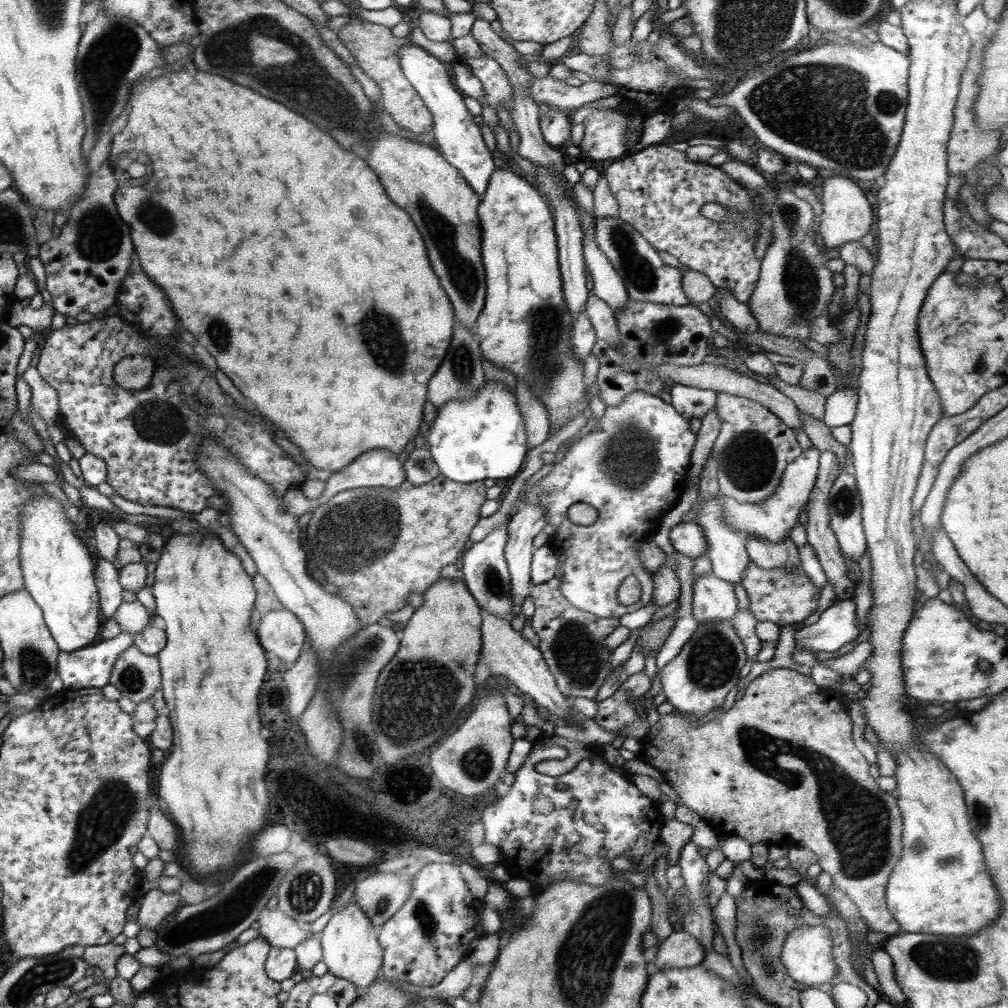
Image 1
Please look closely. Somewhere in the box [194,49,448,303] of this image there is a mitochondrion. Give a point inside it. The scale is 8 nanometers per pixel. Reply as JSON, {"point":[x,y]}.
{"point":[330,103]}

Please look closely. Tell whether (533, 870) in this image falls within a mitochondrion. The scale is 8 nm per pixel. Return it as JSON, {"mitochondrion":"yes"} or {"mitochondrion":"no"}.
{"mitochondrion":"no"}

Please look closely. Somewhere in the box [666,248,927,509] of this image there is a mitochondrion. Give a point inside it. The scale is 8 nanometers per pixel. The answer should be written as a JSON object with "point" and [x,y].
{"point":[748,459]}

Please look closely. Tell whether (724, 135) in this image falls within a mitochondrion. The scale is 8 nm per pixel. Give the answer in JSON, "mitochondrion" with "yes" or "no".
{"mitochondrion":"no"}

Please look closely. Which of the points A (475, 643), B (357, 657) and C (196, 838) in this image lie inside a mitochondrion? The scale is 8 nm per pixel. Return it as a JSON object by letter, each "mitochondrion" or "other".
{"A":"other","B":"mitochondrion","C":"other"}

